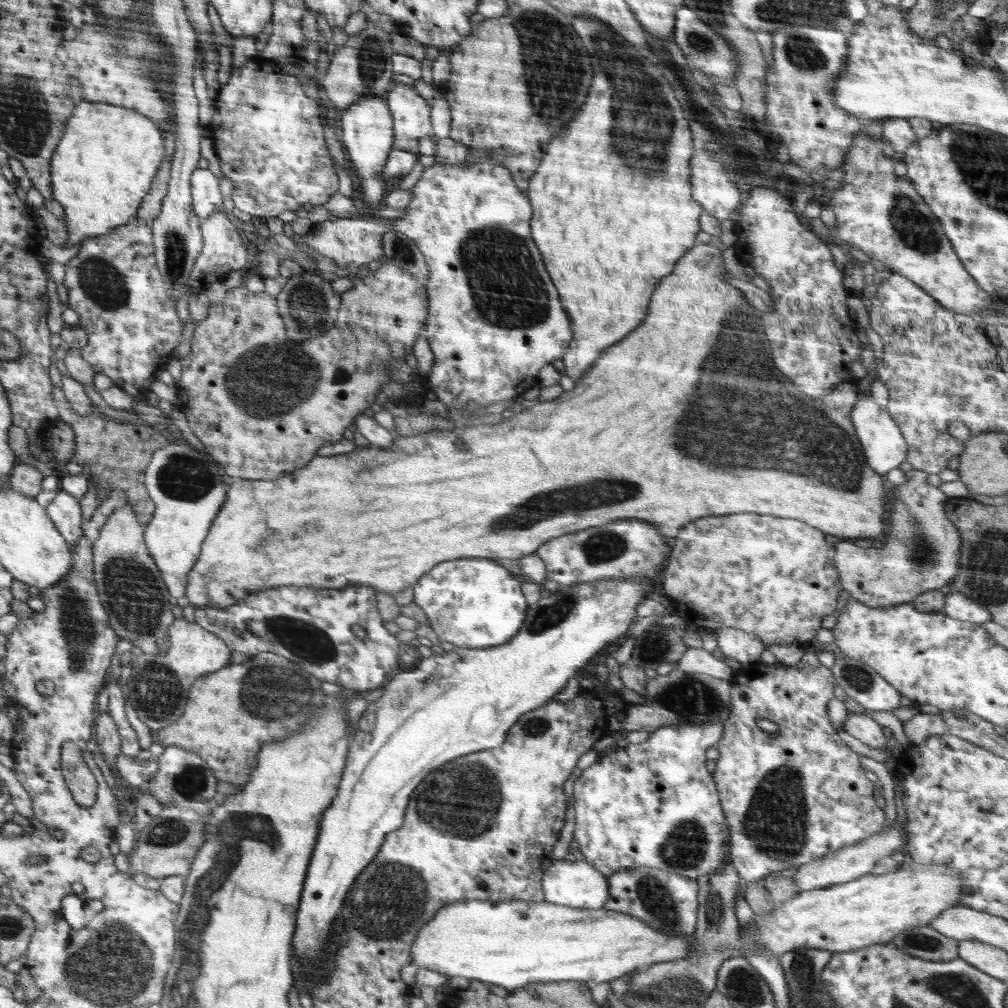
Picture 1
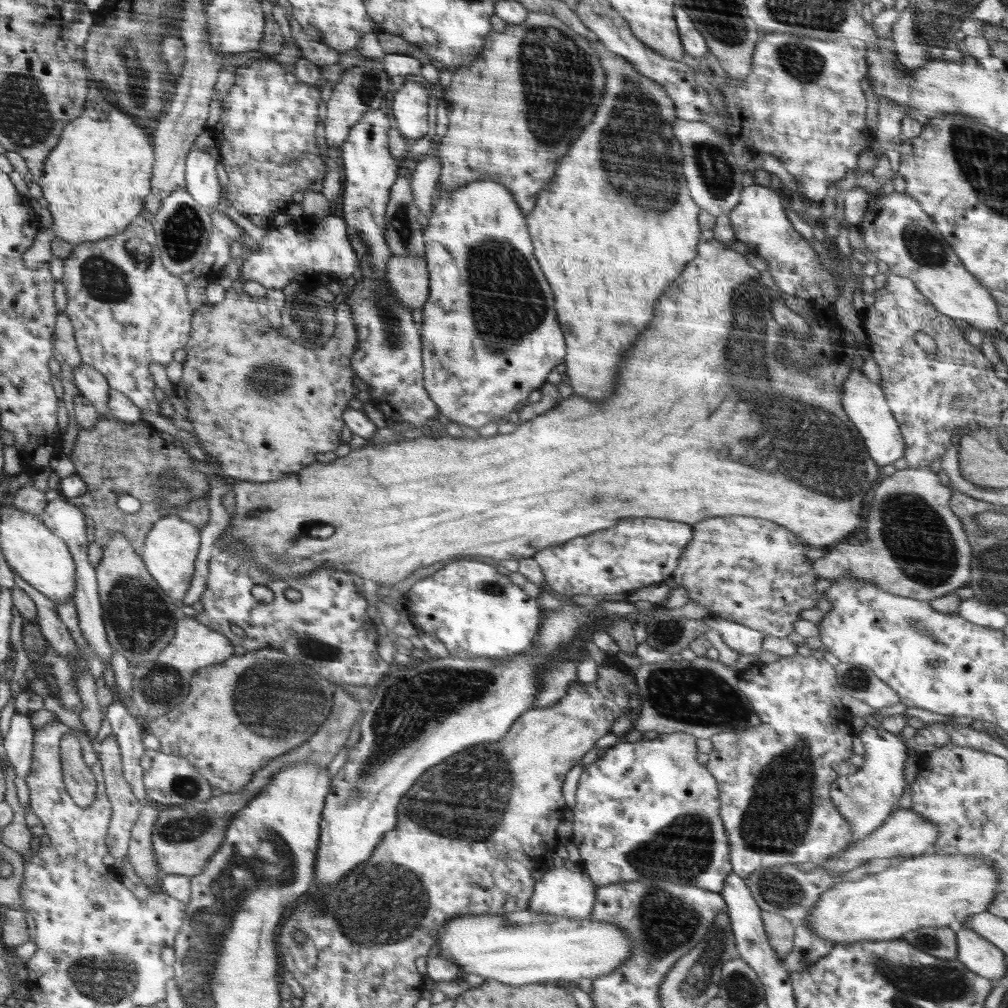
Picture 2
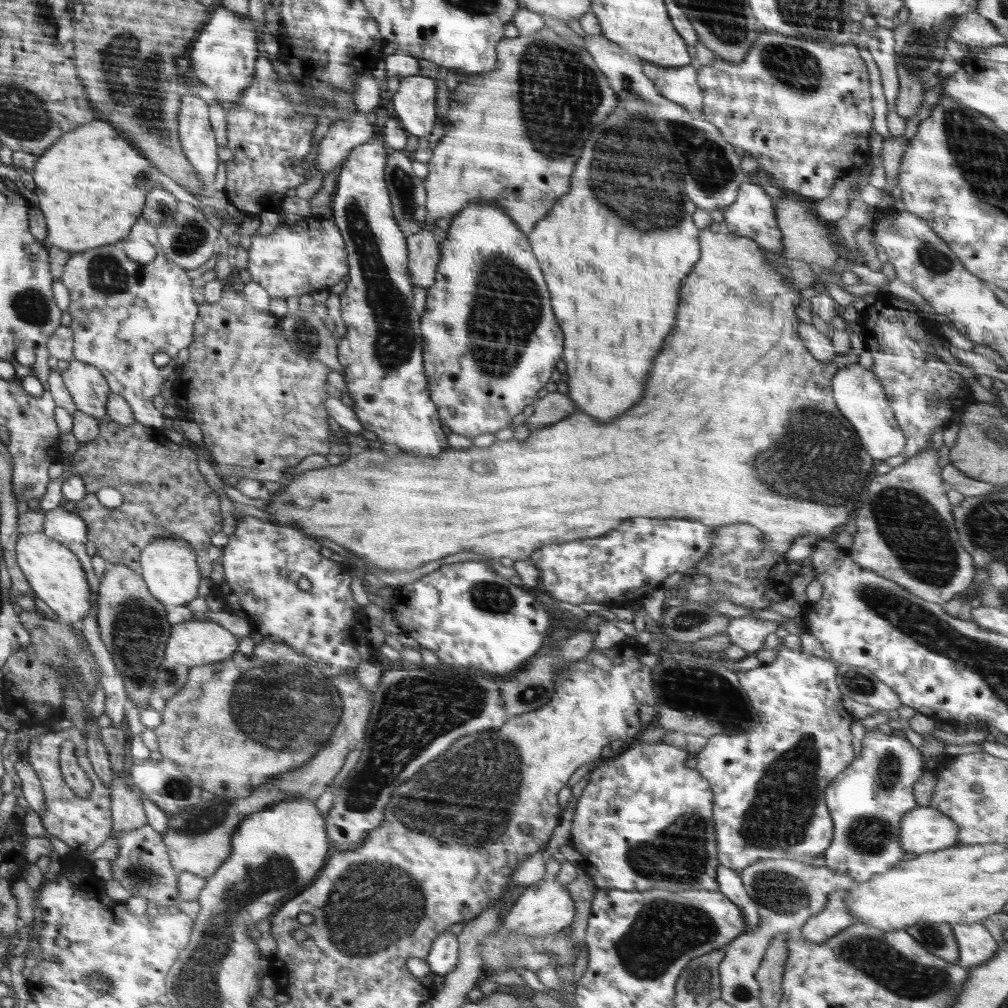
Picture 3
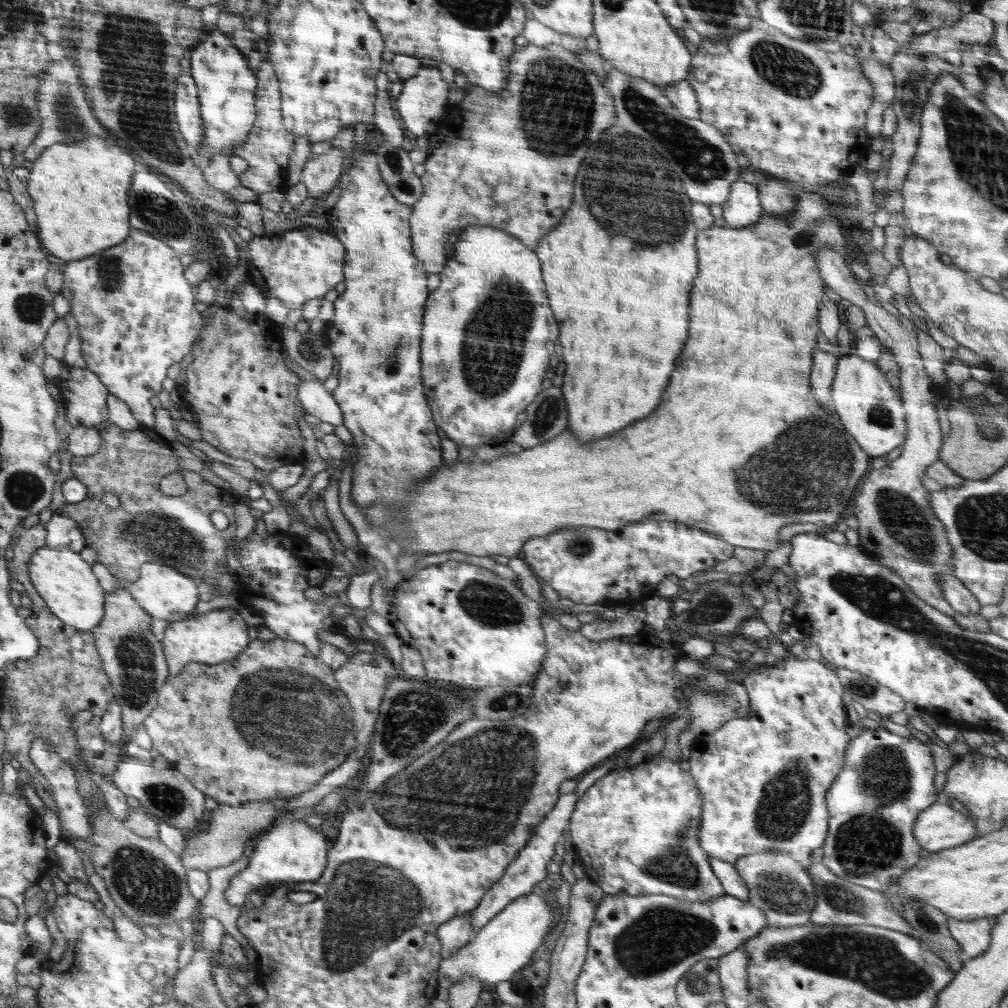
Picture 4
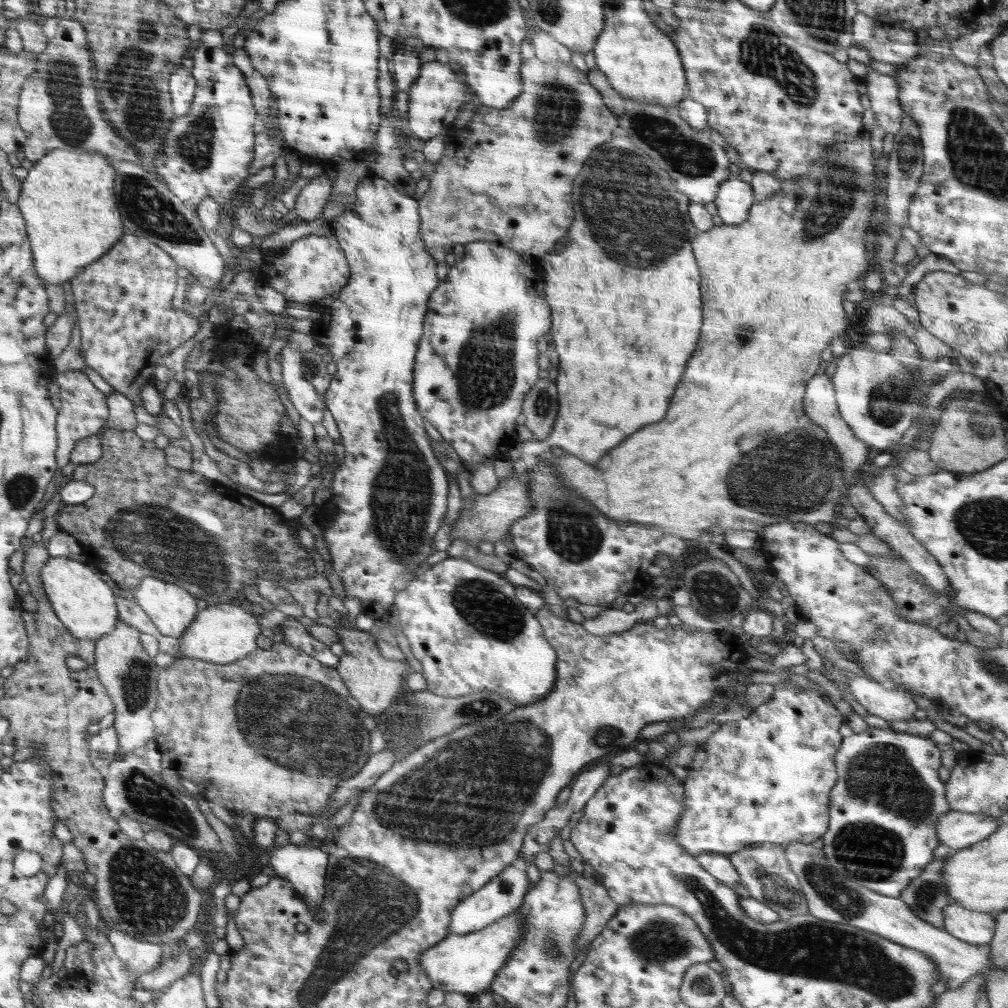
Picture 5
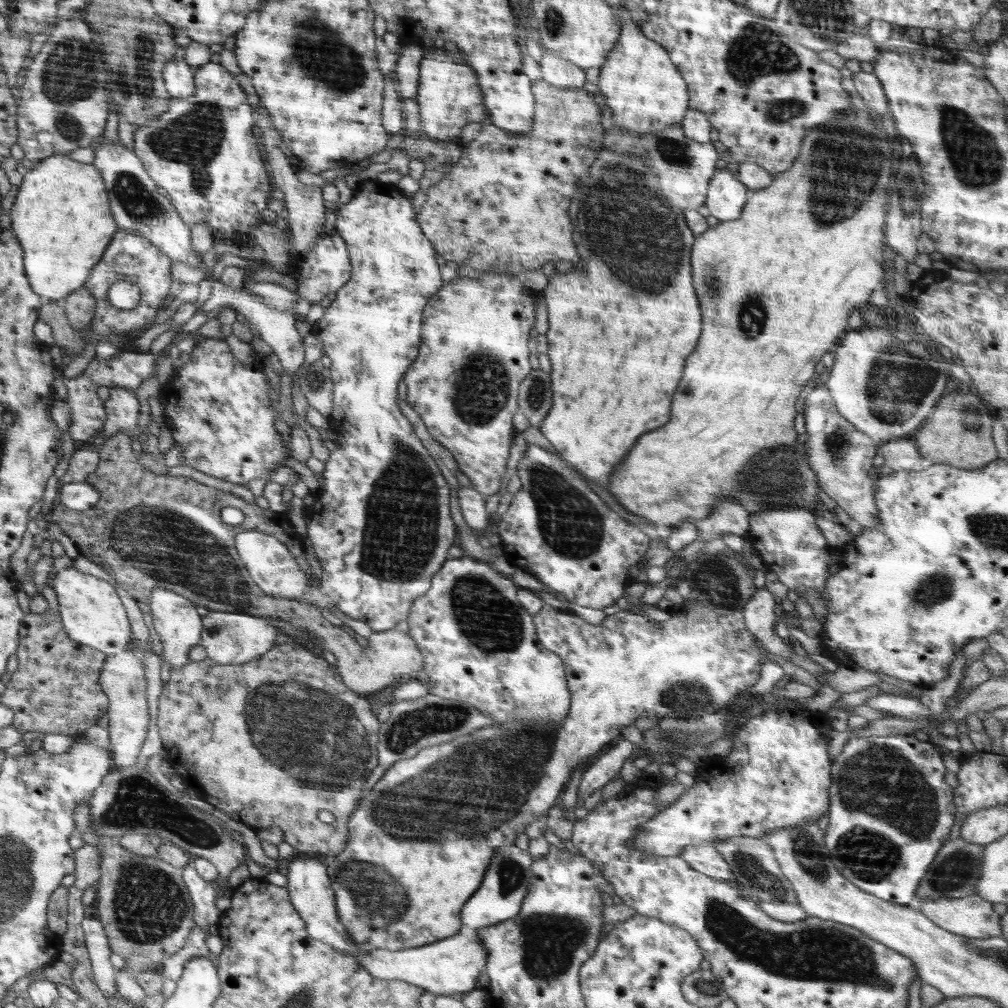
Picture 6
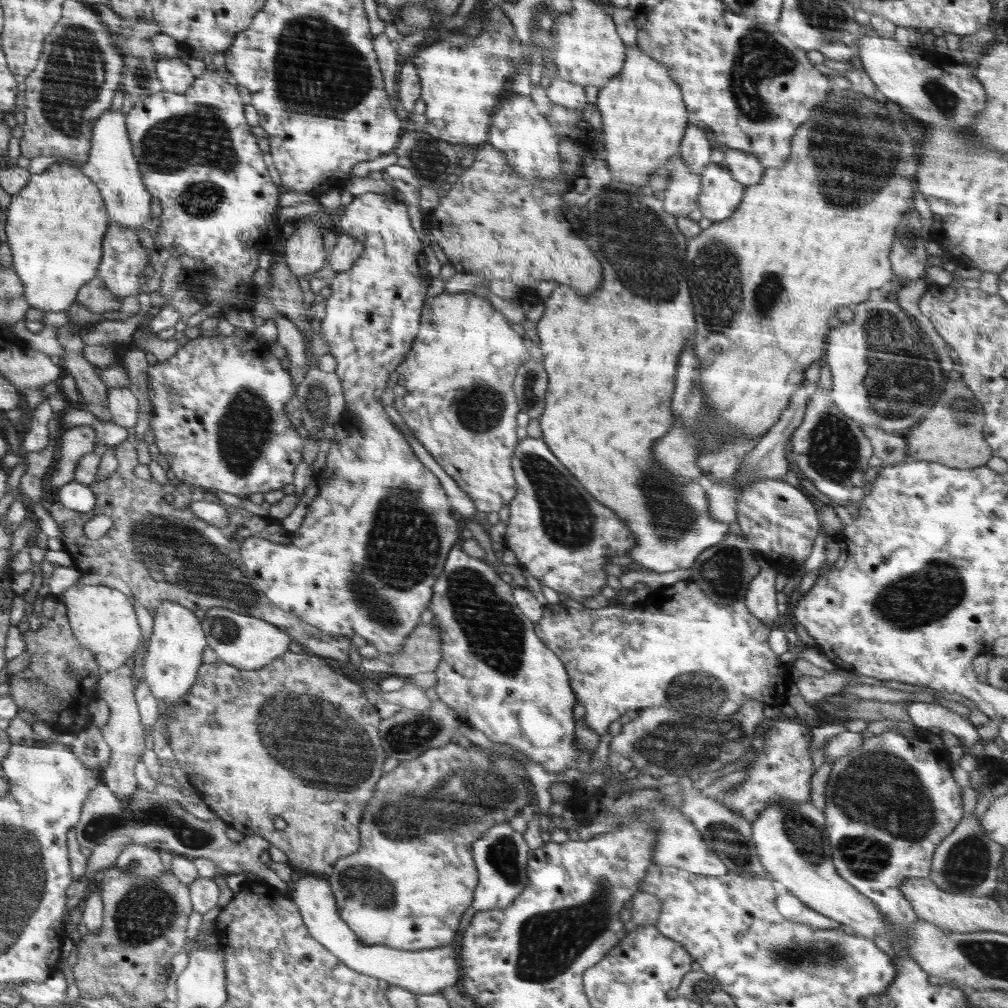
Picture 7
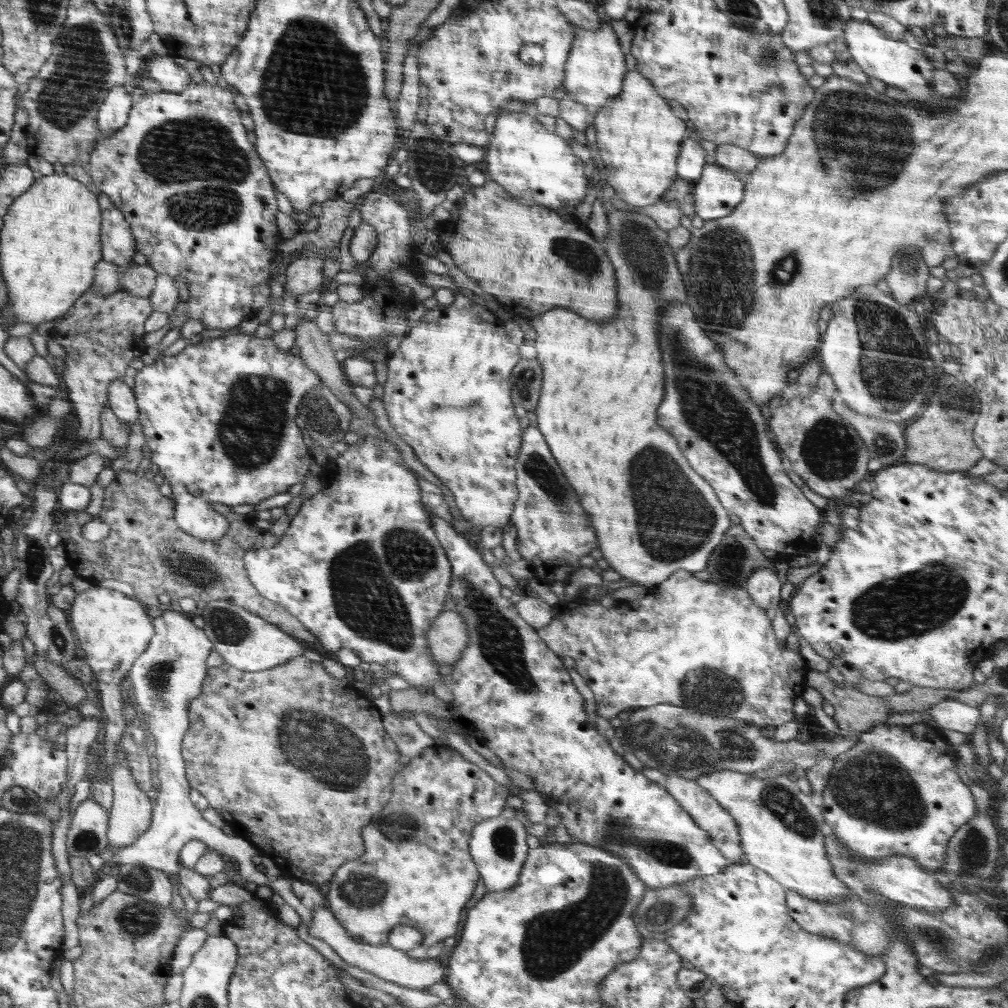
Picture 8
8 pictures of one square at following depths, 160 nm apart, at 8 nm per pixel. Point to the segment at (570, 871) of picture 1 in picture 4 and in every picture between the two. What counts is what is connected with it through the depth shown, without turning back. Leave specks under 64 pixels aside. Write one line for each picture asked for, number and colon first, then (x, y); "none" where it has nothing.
2: (571, 893)
3: (545, 908)
4: (502, 947)

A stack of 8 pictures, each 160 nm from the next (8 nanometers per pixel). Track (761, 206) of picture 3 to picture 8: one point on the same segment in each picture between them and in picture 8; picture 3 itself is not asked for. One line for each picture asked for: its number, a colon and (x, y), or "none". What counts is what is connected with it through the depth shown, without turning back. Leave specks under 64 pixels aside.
4: (742, 208)
5: (734, 198)
6: (726, 196)
7: (720, 194)
8: (718, 190)

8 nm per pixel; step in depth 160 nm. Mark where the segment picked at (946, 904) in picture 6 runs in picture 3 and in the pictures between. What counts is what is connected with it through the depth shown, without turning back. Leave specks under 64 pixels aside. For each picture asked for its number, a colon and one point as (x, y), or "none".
3: (976, 945)
4: (974, 936)
5: (977, 928)

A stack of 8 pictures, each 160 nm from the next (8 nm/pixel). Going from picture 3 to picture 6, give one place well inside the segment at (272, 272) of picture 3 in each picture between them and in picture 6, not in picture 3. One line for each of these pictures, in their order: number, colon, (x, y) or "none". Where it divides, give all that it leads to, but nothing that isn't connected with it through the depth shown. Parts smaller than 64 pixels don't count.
4: (303, 264)
5: (312, 268)
6: (326, 267)

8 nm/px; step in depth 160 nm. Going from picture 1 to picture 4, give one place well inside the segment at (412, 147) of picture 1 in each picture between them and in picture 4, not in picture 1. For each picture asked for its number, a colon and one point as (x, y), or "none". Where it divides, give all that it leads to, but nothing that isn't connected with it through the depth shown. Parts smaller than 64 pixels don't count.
2: (410, 104)
3: (414, 102)
4: (423, 100)

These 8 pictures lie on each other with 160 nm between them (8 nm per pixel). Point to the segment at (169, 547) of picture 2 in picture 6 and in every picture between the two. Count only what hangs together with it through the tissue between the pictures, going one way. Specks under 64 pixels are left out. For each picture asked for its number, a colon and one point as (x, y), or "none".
3: (169, 567)
4: (165, 592)
5: (171, 608)
6: (175, 619)

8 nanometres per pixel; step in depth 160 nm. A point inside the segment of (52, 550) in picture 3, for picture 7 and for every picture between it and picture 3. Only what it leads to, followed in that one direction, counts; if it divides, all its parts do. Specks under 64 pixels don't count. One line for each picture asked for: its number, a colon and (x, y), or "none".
4: (61, 577)
5: (83, 602)
6: (92, 613)
7: (103, 621)

